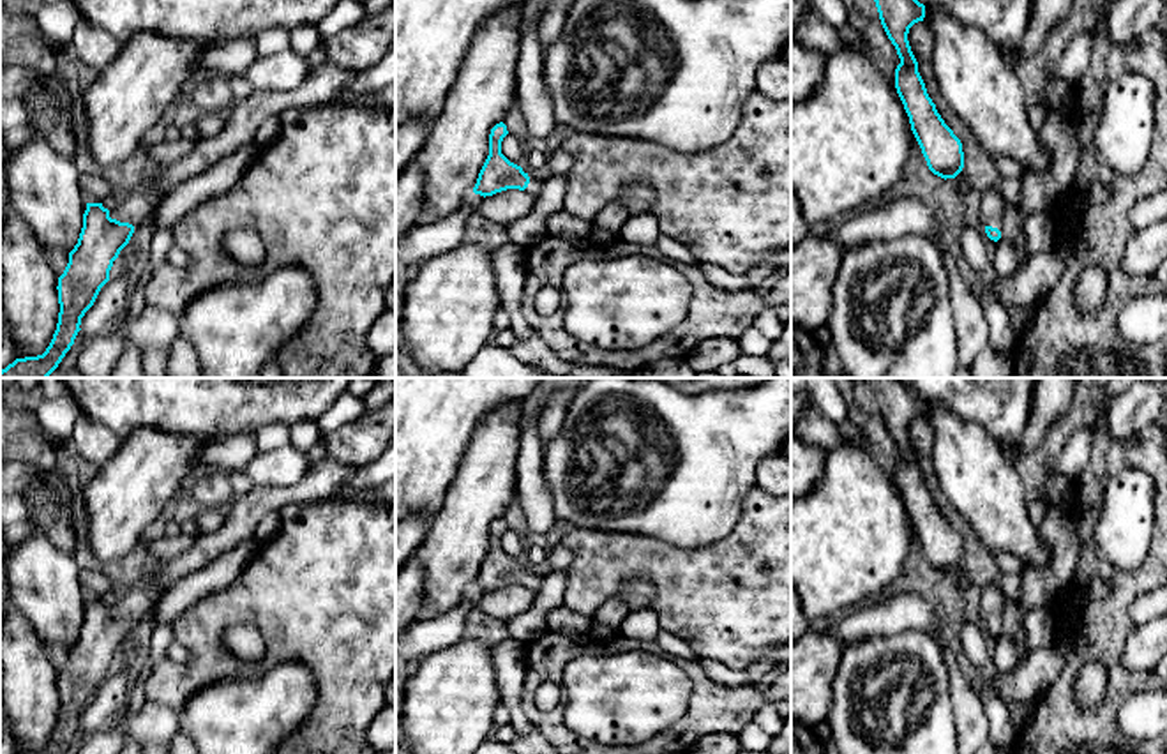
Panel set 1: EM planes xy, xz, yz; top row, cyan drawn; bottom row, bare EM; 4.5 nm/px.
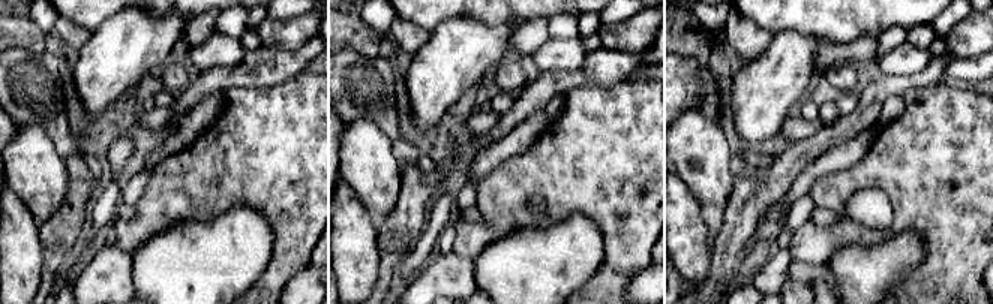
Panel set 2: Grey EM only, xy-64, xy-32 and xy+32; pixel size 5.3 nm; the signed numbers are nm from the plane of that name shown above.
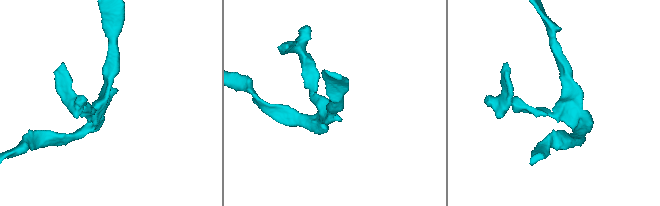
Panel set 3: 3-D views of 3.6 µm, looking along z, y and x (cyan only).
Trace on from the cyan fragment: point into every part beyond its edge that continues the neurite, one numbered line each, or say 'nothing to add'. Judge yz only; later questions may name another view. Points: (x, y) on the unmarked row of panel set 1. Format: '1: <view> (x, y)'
1: yz (991, 604)

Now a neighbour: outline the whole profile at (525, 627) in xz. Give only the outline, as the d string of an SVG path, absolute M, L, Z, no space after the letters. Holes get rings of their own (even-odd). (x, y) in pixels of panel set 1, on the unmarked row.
M551 572L542 577L533 606L526 613L507 620L512 639L530 643L546 630L547 613L563 606L567 577L568 572Z

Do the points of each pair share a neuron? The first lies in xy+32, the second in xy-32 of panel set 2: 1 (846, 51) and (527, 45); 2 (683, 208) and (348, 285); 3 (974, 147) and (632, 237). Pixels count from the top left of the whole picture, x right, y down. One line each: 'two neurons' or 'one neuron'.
1: one neuron
2: one neuron
3: one neuron

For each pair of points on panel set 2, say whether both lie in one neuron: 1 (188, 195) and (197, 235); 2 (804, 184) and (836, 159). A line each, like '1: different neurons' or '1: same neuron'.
1: different neurons
2: same neuron

